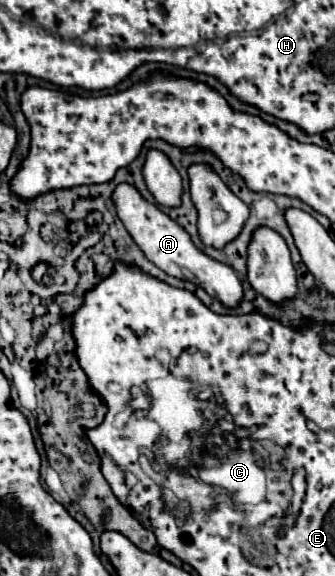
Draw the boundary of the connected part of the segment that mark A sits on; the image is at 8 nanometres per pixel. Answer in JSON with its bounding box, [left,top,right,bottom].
[111,183,243,307]

